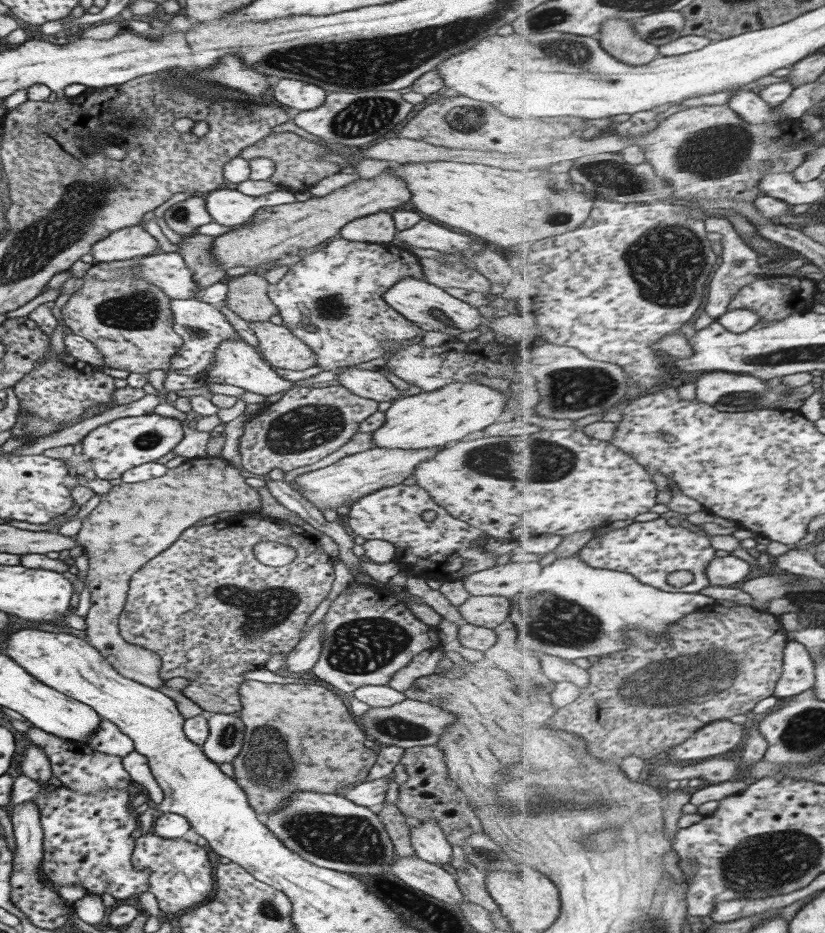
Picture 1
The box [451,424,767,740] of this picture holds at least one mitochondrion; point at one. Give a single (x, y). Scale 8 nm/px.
(680, 683)

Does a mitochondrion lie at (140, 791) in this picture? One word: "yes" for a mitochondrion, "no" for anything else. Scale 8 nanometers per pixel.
no

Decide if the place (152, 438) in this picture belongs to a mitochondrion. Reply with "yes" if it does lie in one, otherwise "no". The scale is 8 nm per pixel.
yes

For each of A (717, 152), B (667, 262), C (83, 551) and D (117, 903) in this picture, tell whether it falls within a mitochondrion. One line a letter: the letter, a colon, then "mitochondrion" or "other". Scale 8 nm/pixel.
A: mitochondrion
B: mitochondrion
C: other
D: other

